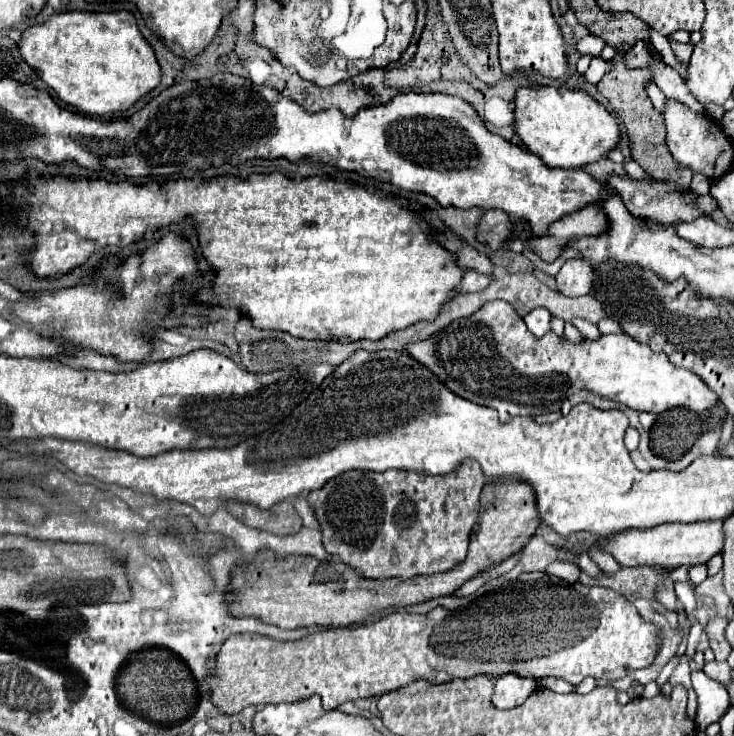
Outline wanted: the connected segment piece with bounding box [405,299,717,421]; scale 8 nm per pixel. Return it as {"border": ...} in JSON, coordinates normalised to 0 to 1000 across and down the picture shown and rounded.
{"border":[[[663,409],[653,423],[634,433],[623,433],[612,439],[606,447],[593,452],[579,463],[565,463],[552,469],[552,480],[563,485],[568,493],[579,496],[587,507],[598,512],[598,518],[617,531],[620,537],[639,542],[650,550],[672,553],[680,558],[680,569],[691,572],[702,564],[740,564],[762,558],[762,550],[775,542],[783,531],[800,529],[813,539],[841,545],[865,558],[903,561],[914,553],[936,553],[941,558],[960,558],[977,548],[977,537],[952,515],[947,507],[936,501],[925,501],[911,493],[909,482],[887,477],[881,469],[862,463],[851,452],[841,455],[819,455],[816,461],[794,461],[794,466],[775,466],[767,458],[759,458],[753,450],[732,461],[713,433],[702,425],[702,420],[688,409]]]}

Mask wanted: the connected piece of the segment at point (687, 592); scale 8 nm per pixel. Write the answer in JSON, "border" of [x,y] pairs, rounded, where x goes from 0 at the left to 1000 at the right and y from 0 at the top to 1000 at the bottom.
{"border":[[[921,791],[920,806],[931,819],[936,837],[944,837],[948,827],[948,814],[940,796],[935,792]]]}

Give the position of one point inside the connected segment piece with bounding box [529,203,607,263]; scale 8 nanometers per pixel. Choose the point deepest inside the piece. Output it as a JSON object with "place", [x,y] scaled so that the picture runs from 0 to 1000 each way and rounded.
{"place":[804,300]}

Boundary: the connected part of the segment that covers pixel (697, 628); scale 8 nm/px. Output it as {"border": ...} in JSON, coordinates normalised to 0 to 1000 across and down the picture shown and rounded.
{"border":[[[948,846],[943,851],[939,860],[937,872],[936,872],[936,886],[933,889],[937,893],[941,912],[955,912],[955,909],[952,909],[952,906],[947,904],[944,893],[946,893],[947,885],[950,883],[950,874],[954,868],[956,857],[958,855],[955,849]]]}

